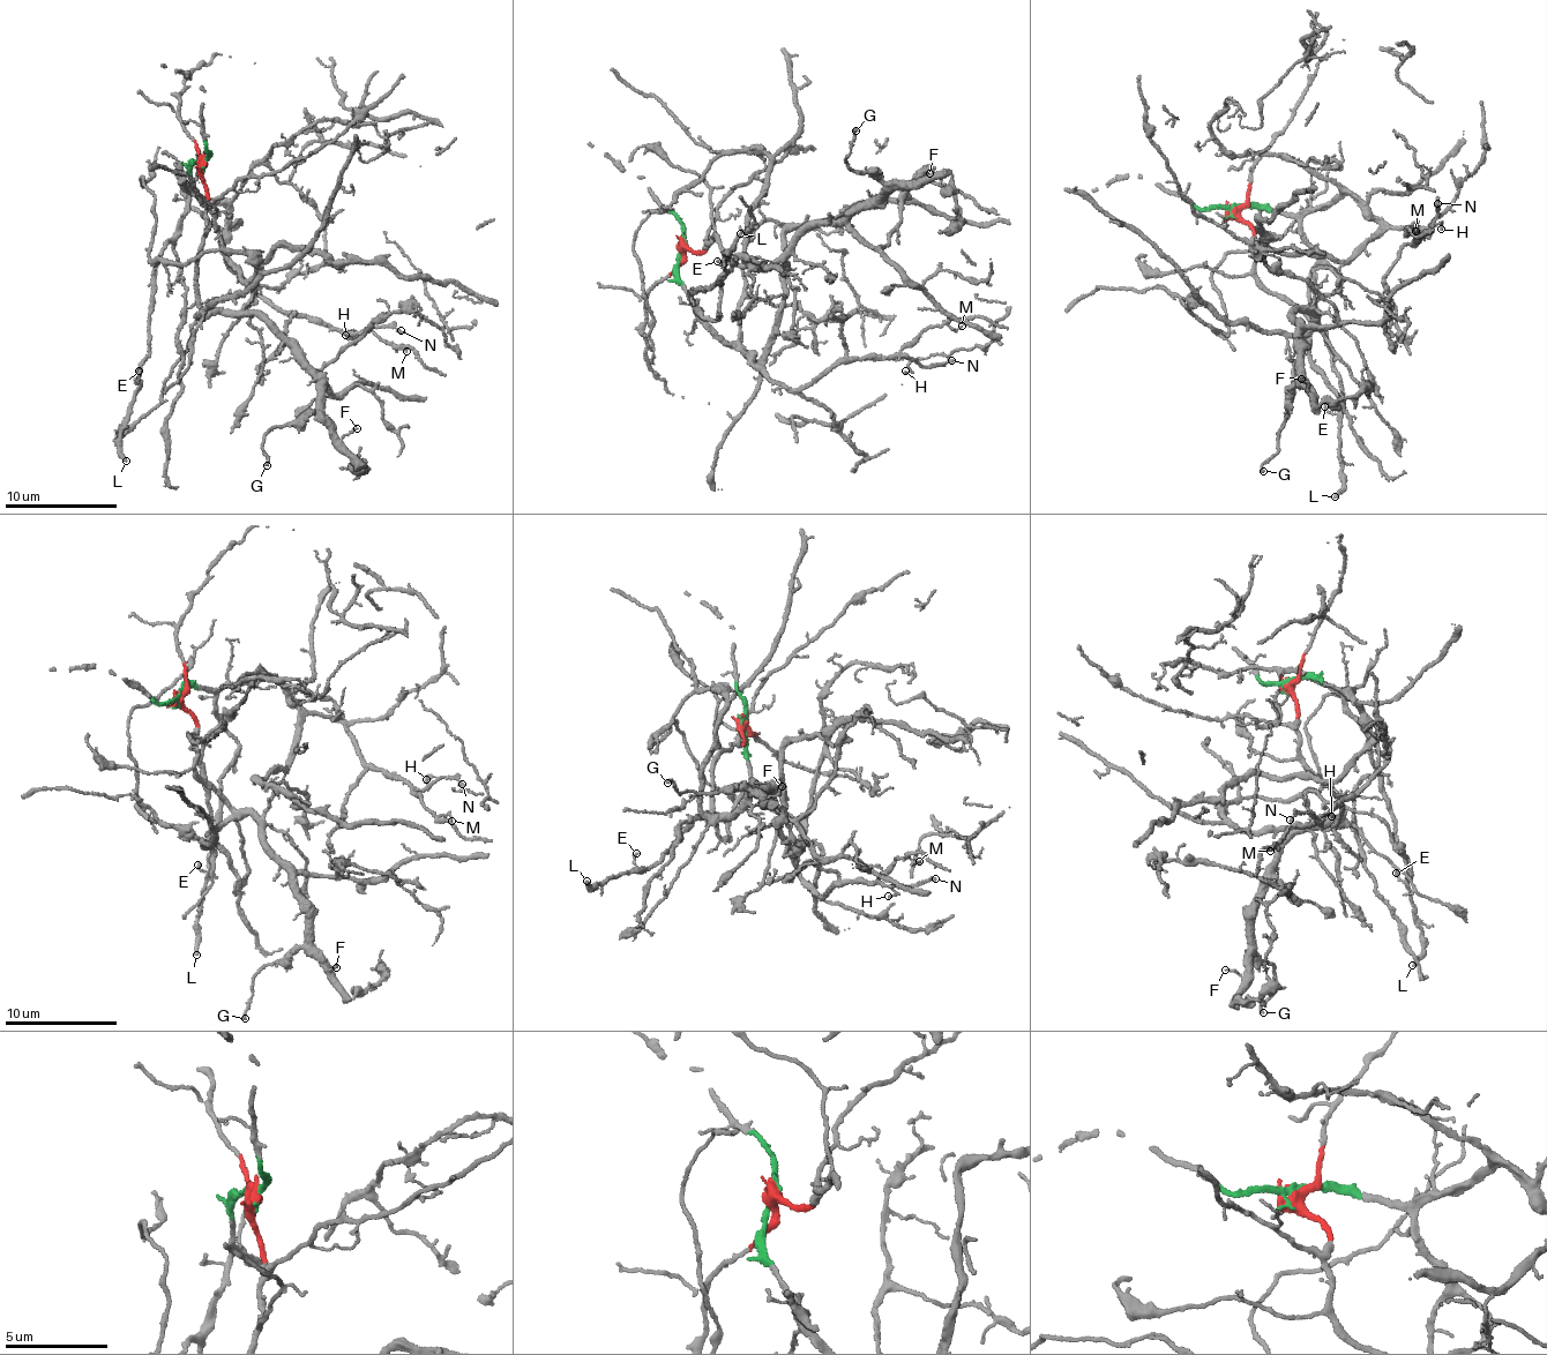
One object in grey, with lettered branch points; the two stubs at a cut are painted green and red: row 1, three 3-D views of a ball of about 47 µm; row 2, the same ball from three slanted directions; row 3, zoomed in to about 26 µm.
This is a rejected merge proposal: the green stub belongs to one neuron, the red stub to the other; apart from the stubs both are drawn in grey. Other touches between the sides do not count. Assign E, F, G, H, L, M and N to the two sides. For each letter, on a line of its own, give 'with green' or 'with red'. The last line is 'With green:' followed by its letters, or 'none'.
E: with green
F: with red
G: with red
H: with green
L: with green
M: with green
N: with green
With green: E, H, L, M, N

